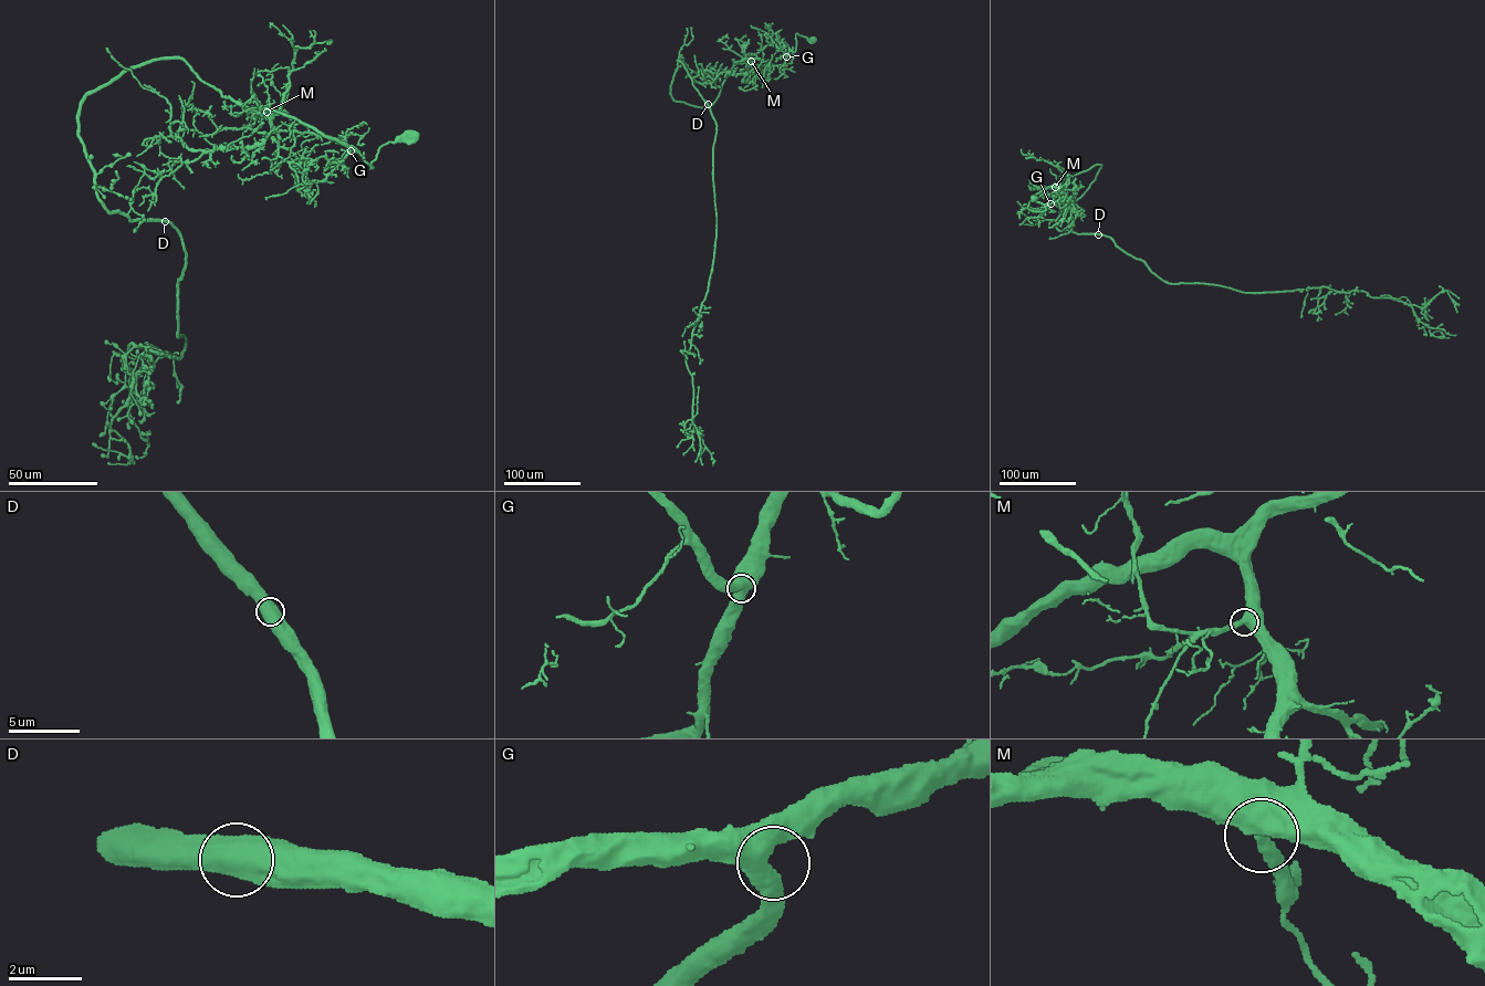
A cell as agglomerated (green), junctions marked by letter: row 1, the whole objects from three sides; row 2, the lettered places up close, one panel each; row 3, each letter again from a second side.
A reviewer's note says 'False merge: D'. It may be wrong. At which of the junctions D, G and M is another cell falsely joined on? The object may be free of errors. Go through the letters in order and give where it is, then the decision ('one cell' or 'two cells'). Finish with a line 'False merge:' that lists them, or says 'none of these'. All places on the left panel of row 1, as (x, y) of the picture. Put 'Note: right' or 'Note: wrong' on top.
Note: wrong
D: at (165, 221); one cell
G: at (351, 150); one cell
M: at (267, 112); one cell
False merge: none of these

